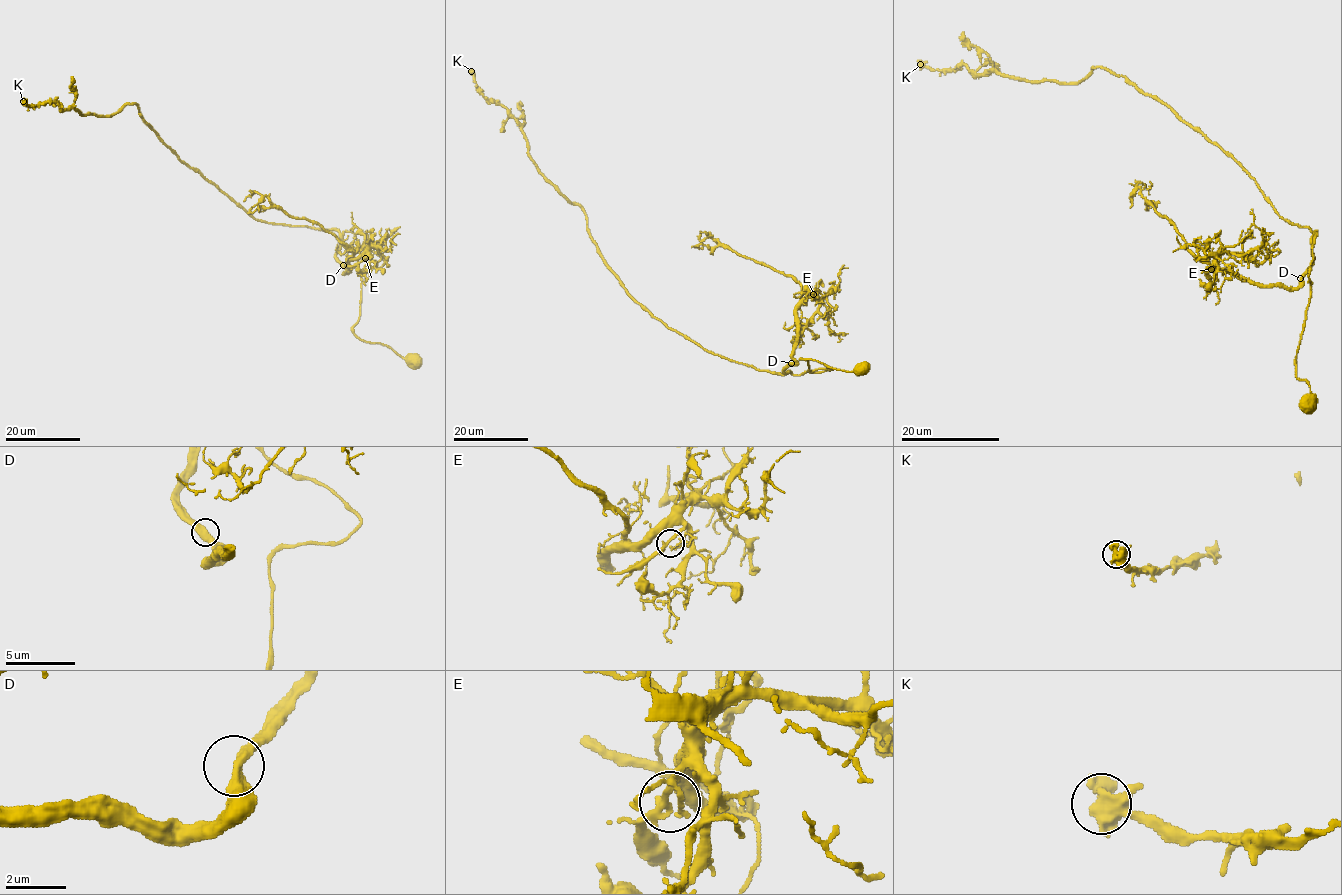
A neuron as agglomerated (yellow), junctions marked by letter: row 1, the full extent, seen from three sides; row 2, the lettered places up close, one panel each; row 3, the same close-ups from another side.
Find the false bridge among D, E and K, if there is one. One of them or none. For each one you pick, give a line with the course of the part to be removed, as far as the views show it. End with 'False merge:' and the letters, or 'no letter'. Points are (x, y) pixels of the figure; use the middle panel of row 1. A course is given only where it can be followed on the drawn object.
False merge: no letter

